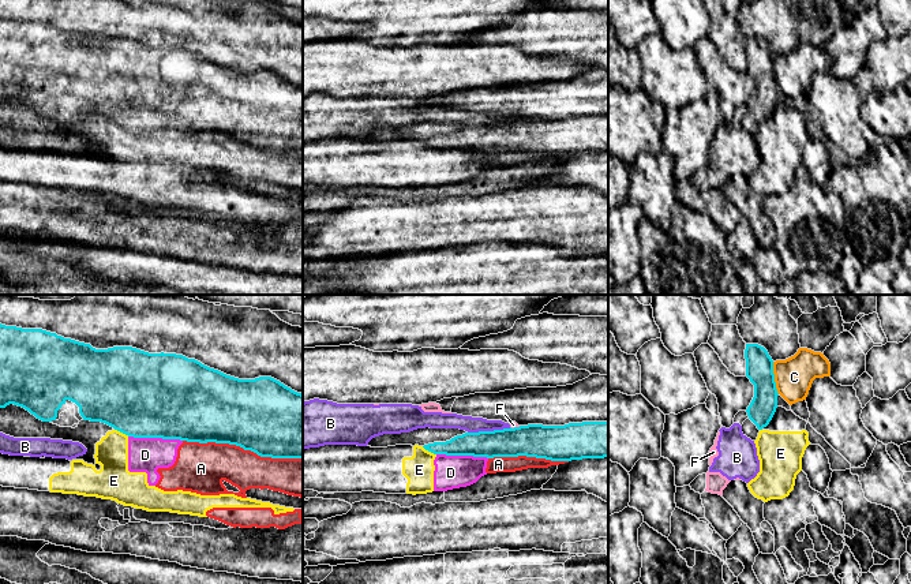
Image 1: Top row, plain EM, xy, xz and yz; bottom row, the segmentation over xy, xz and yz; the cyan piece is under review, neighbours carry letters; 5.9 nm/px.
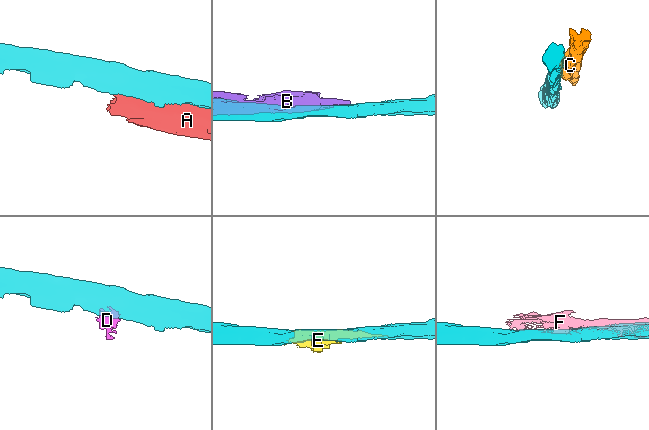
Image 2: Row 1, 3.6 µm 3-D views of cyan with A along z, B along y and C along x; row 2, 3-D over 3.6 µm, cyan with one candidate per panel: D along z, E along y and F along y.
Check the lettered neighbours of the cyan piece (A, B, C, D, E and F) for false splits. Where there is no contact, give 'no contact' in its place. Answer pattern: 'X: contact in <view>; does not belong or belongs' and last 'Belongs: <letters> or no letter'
A: contact in xy; does not belong
B: contact in xz; does not belong
C: contact in yz; does not belong
D: contact in xy; does not belong
E: contact in xy; does not belong
F: contact in xz; does not belong
Belongs: no letter

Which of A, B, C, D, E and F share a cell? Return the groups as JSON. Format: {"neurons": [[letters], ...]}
{"neurons": [["A", "D", "E"], ["B", "F"], ["C"]]}

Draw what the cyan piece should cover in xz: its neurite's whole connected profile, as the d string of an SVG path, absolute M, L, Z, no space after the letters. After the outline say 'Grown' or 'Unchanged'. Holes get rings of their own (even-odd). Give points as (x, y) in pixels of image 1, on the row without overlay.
M608 116L565 120L528 119L494 126L465 127L423 141L434 149L473 151L536 151L551 156L608 151Z. Unchanged

